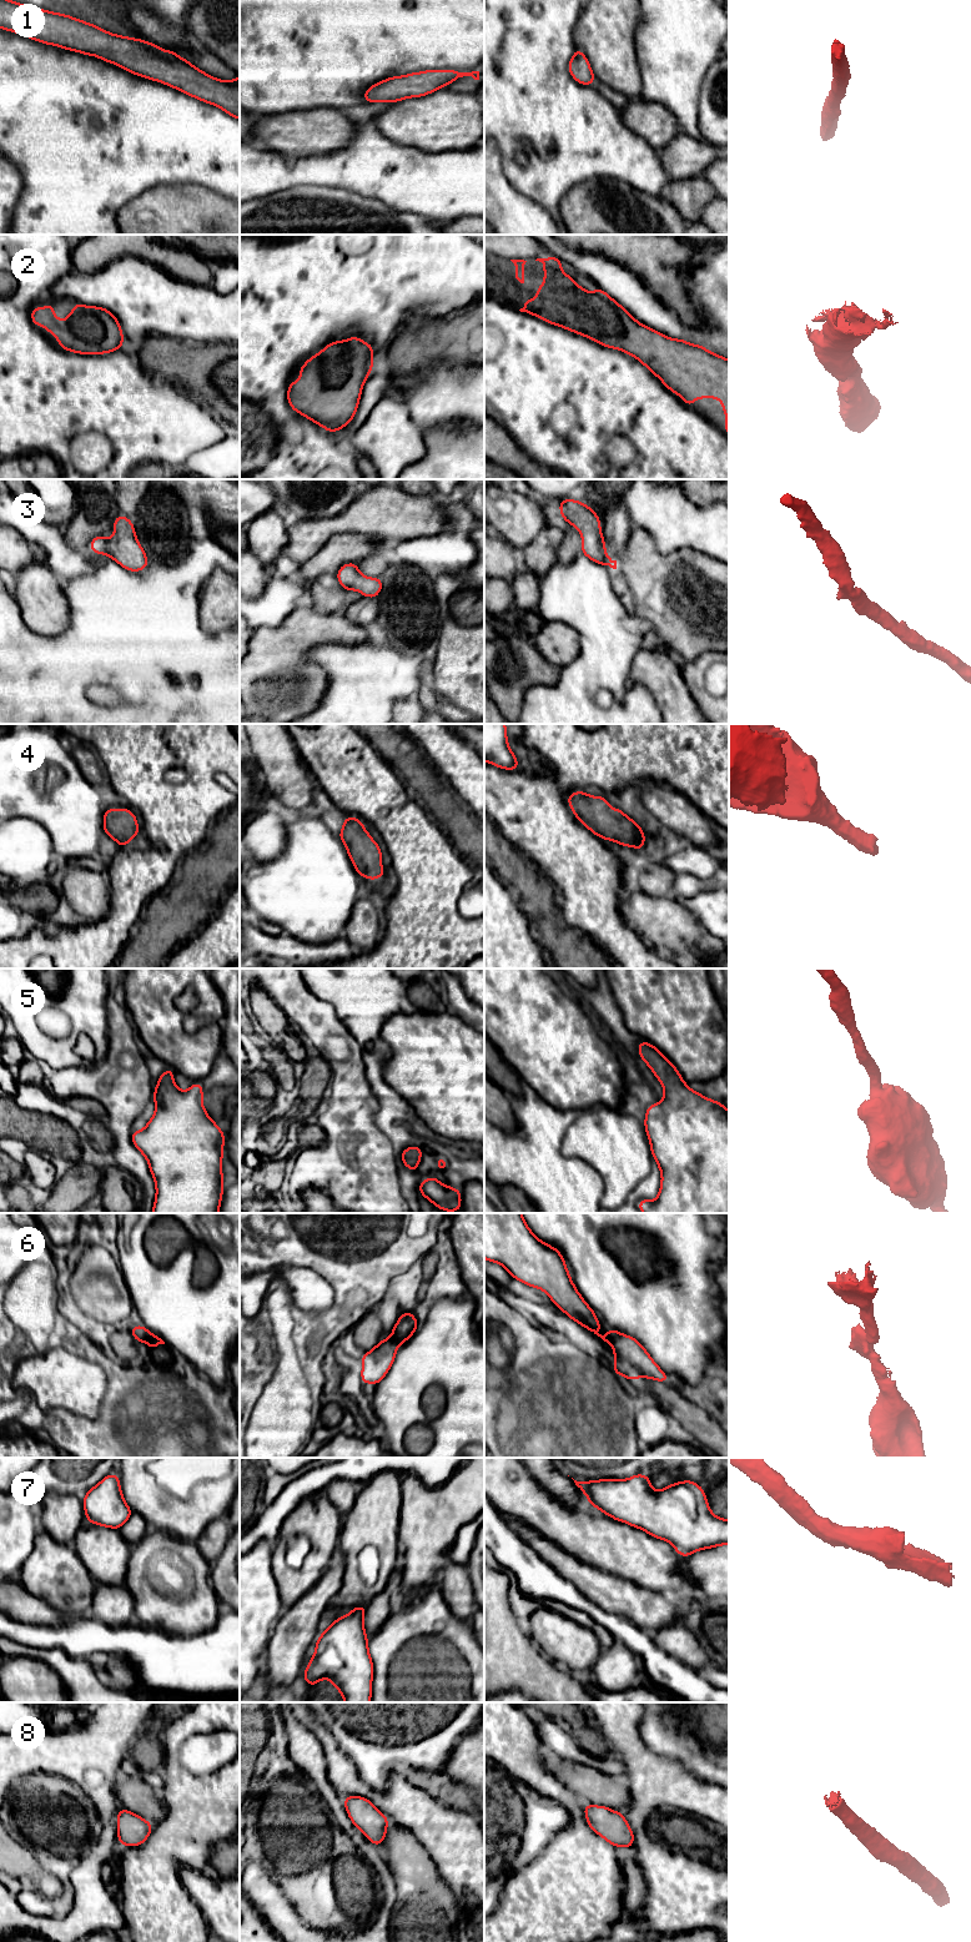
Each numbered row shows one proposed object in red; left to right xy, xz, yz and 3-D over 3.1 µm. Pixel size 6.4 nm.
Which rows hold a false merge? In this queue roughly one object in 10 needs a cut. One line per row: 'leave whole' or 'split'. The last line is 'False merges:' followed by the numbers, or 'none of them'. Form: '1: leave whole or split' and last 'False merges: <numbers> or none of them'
1: leave whole
2: leave whole
3: leave whole
4: leave whole
5: leave whole
6: leave whole
7: leave whole
8: leave whole
False merges: none of them

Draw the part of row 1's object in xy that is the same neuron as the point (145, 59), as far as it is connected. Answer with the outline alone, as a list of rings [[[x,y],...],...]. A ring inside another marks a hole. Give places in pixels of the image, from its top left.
[[[0,0],[0,29],[25,35],[31,40],[41,41],[46,45],[60,46],[64,50],[97,56],[129,72],[160,81],[195,99],[212,104],[240,120],[240,76],[236,76],[233,81],[215,79],[195,67],[190,61],[180,57],[176,52],[171,50],[163,51],[152,42],[115,35],[66,14],[61,15],[42,9],[35,9],[11,0]]]

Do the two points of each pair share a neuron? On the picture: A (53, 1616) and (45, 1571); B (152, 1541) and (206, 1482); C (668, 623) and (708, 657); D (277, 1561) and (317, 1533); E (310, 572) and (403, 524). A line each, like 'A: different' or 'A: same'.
A: different
B: different
C: different
D: same
E: different

